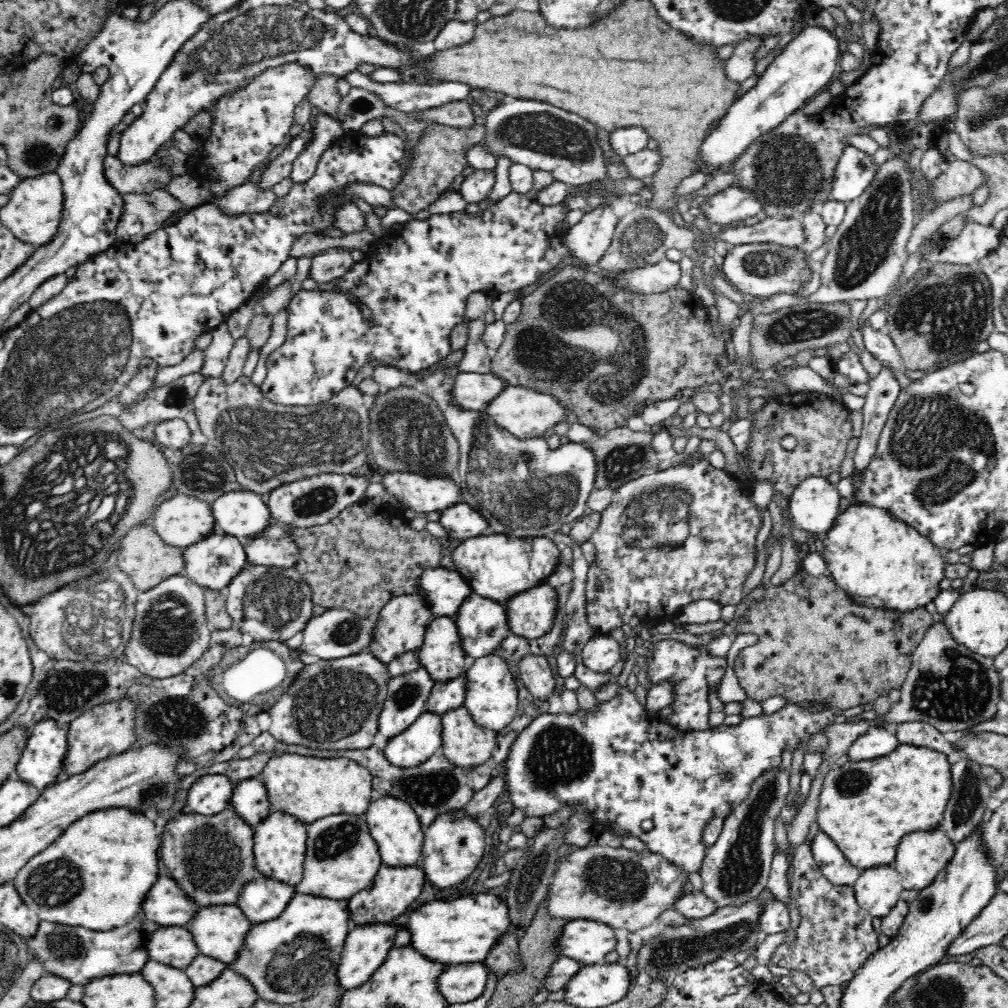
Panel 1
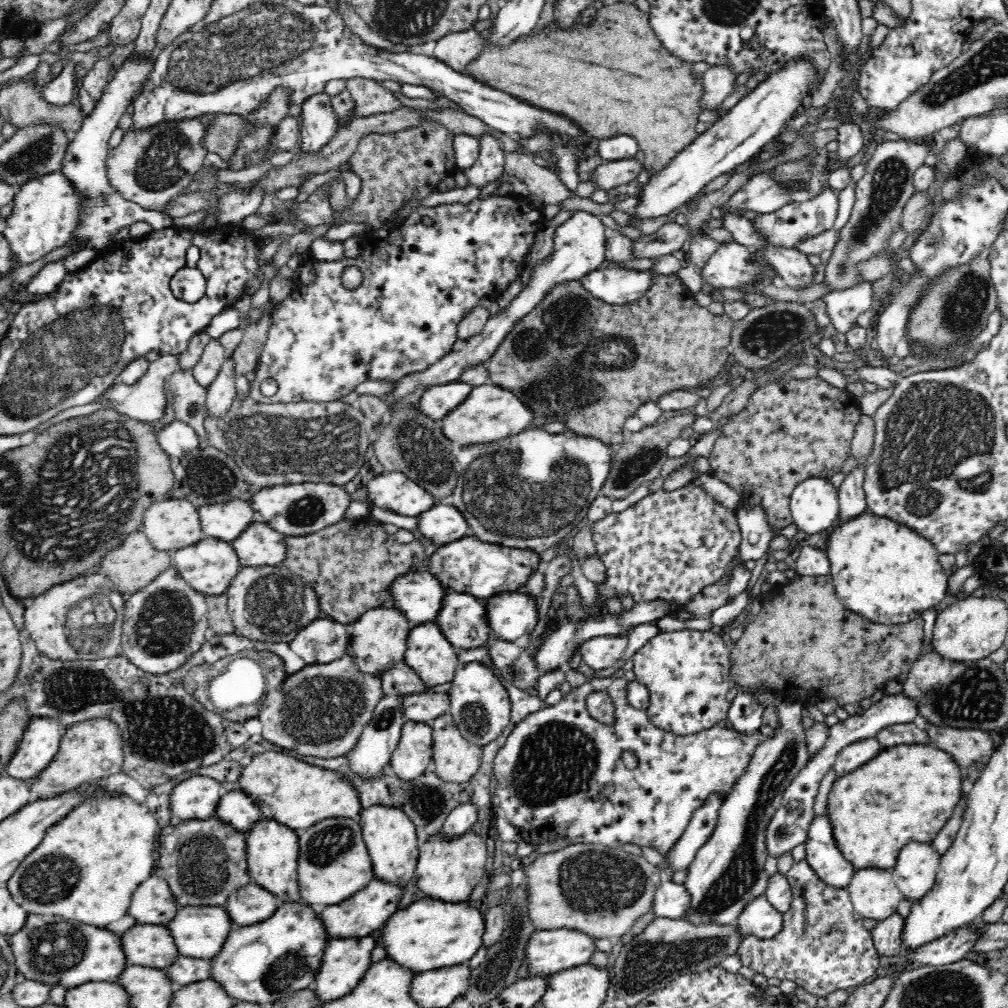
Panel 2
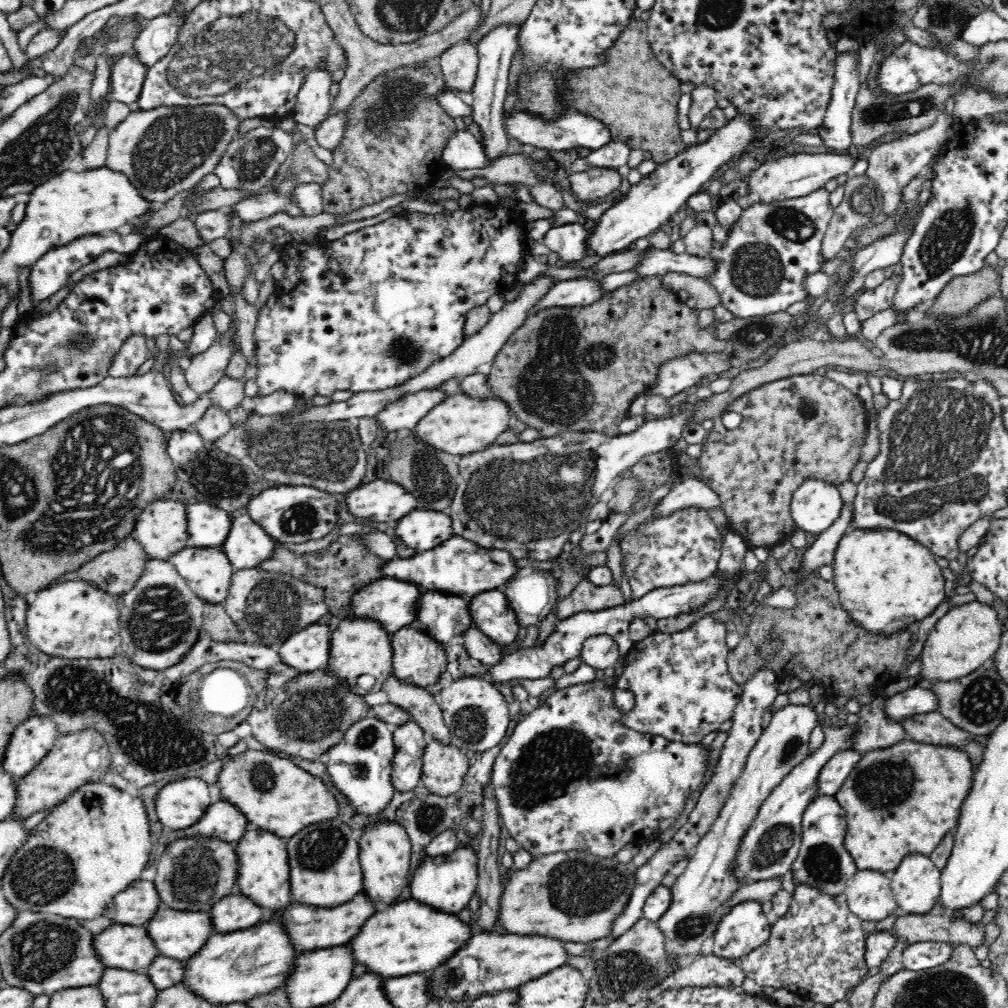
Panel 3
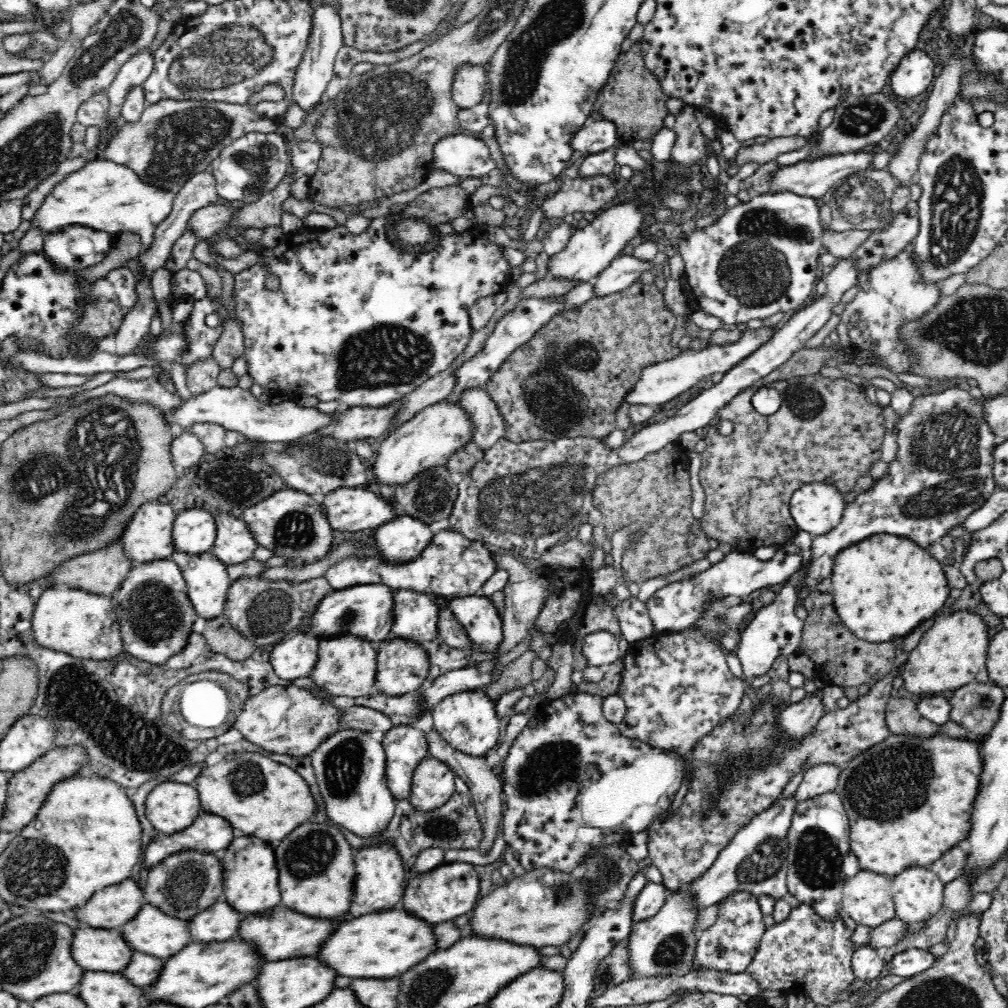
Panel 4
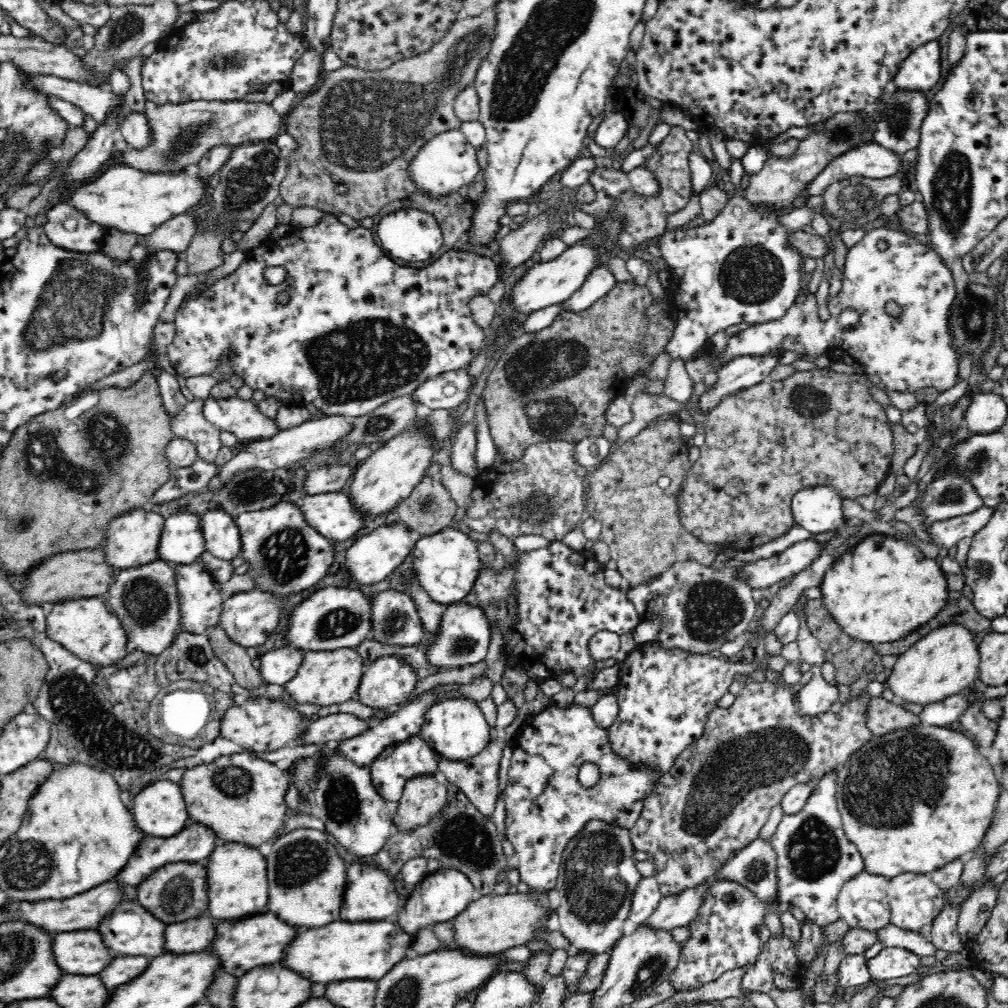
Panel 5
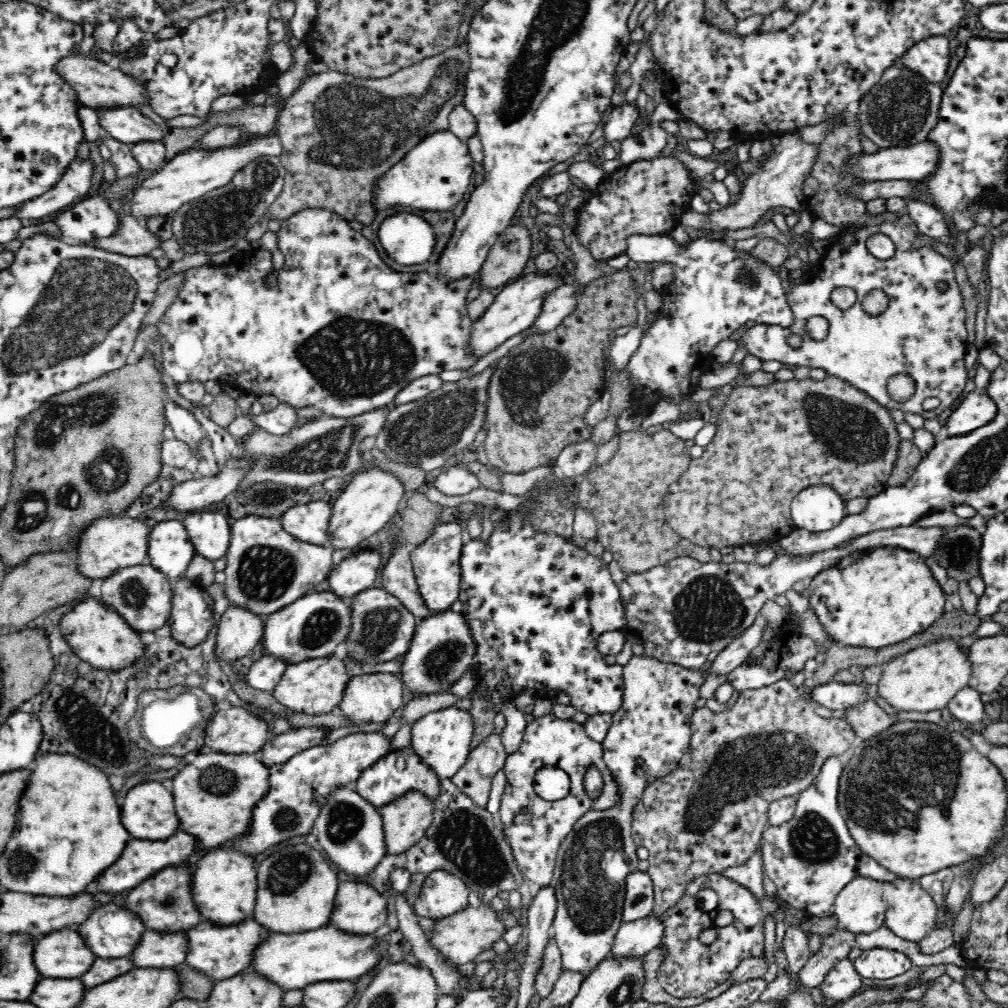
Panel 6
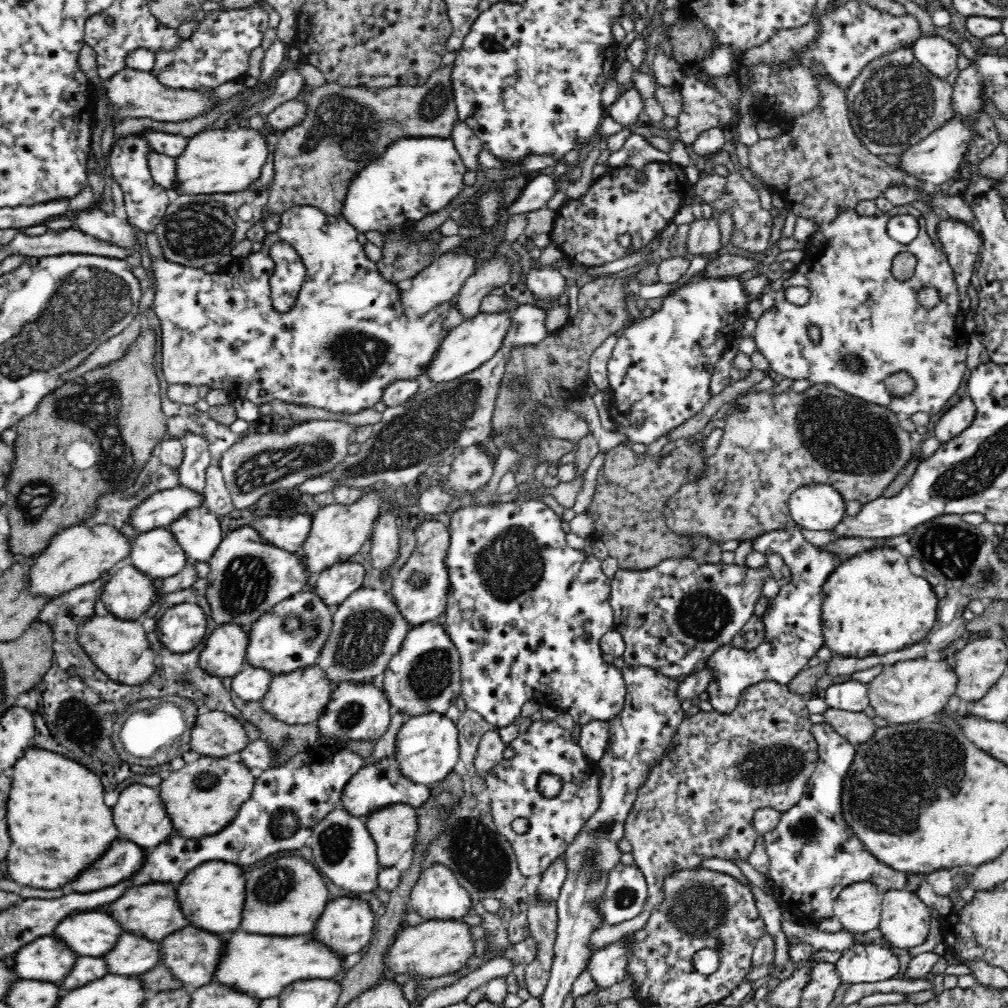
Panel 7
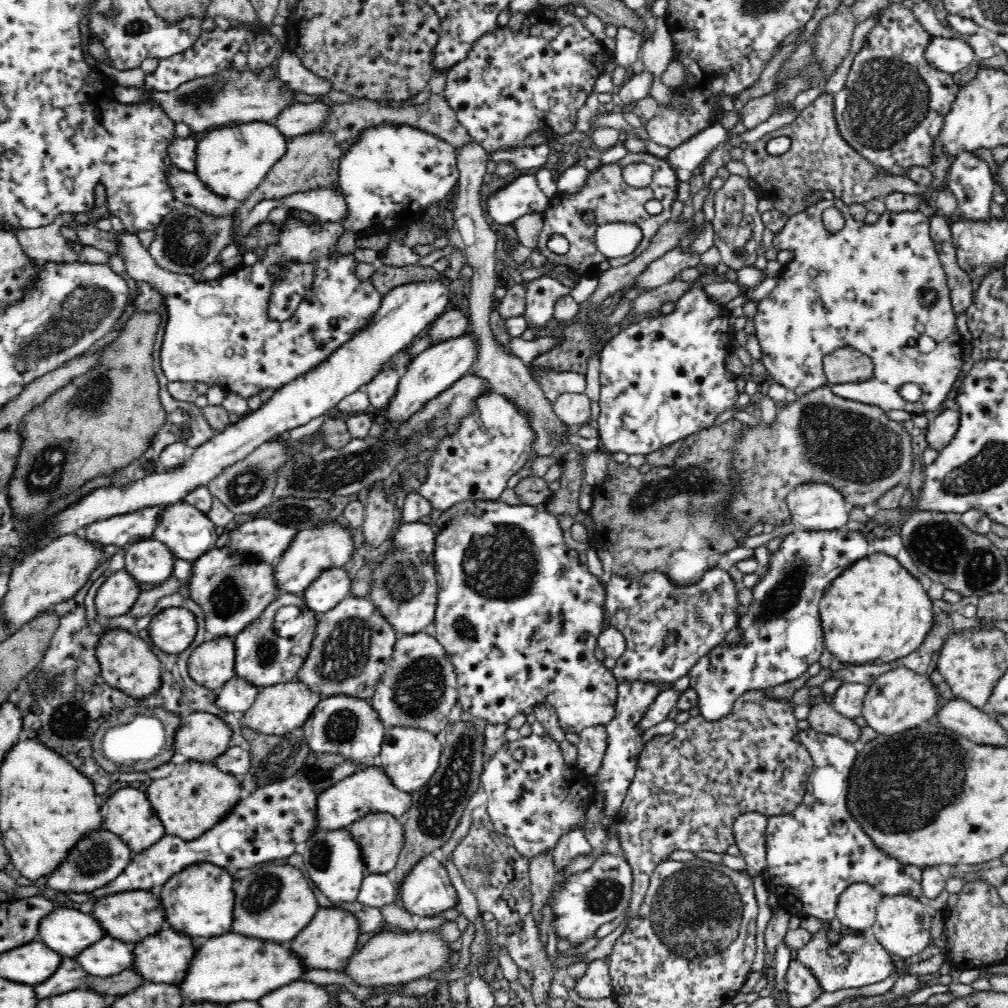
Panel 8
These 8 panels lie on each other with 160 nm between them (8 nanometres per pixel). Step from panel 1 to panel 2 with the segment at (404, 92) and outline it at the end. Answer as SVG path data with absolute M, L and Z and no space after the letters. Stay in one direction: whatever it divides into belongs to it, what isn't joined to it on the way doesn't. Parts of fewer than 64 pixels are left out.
M354 77L348 79L346 88L352 93L352 99L358 105L358 116L382 114L398 110L404 102L388 88L384 88L382 81L373 78Z

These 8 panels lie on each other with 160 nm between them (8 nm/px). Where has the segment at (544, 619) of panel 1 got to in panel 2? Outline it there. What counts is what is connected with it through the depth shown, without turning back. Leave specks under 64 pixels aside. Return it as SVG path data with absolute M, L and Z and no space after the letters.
M520 591L501 593L494 598L486 600L488 619L495 638L514 642L520 636L528 636L534 632L540 620L540 601L532 593Z

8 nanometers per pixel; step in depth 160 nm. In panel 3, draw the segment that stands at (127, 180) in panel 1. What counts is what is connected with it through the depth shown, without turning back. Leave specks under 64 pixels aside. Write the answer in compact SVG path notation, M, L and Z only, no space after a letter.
M219 104L186 108L164 106L146 112L131 110L118 126L109 131L105 167L124 175L146 203L155 208L161 207L181 191L193 189L200 180L215 170L221 154L233 140L239 120L228 107Z

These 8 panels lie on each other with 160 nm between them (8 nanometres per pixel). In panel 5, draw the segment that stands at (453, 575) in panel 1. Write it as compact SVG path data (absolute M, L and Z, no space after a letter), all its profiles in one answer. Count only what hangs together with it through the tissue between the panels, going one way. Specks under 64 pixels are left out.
M328 586L311 593L294 610L292 626L286 632L287 644L298 645L304 652L356 647L368 640L368 636L372 634L372 626L372 598L355 587Z

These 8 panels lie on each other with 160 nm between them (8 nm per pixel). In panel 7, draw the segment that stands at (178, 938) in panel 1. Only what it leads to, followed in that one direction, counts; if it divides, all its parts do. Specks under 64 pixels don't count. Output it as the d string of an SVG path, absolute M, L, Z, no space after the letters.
M52 936L36 938L11 957L21 979L59 983L74 970L78 954Z

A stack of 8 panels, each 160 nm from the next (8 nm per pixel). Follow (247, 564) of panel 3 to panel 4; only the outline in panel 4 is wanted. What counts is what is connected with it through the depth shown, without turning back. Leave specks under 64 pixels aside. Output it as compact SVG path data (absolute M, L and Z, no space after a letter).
M232 514L215 516L218 534L211 552L227 565L238 565L254 558L258 541L244 519Z

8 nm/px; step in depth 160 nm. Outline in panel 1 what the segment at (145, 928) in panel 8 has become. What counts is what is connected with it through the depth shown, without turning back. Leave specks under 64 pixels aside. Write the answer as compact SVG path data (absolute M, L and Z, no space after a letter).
M232 808L215 815L181 813L166 824L162 860L168 866L170 876L180 880L184 891L200 906L236 904L246 883L258 876L254 836L255 827Z

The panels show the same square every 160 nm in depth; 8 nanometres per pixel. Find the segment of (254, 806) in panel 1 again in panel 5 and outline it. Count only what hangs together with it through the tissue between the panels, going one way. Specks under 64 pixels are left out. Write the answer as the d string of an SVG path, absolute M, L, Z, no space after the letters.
M204 824L187 826L178 834L170 836L170 838L154 838L154 836L146 834L140 842L140 852L136 852L136 856L132 856L132 860L128 862L128 868L124 868L124 872L120 872L120 880L126 882L126 884L140 884L157 868L172 861L199 861L205 863L214 852L214 848L222 843L220 837L216 835L216 831L210 826L204 826Z

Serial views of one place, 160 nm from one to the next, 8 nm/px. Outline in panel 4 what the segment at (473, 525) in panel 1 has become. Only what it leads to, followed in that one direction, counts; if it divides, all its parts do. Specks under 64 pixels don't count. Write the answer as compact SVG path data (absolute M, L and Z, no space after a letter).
M414 515L397 516L375 529L374 552L377 550L378 554L376 555L384 557L390 562L409 561L432 544L435 534L436 532L432 530L432 523L418 520Z

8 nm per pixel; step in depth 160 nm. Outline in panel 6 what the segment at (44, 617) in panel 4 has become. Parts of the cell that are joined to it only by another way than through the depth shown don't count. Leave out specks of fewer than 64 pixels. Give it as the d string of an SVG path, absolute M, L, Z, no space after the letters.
M85 597L60 617L60 632L74 655L87 662L90 667L106 670L120 670L134 664L145 649L140 635L116 611L110 609L96 597Z

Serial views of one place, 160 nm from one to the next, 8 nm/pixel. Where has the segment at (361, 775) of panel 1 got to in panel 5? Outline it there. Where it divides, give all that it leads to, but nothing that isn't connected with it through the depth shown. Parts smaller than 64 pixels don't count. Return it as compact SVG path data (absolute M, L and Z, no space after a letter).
M251 752L221 755L210 763L196 766L184 774L182 790L188 802L188 814L202 824L210 824L222 842L242 841L253 847L270 843L282 835L282 826L289 814L286 794L290 788L290 775L280 764L268 762L261 755Z

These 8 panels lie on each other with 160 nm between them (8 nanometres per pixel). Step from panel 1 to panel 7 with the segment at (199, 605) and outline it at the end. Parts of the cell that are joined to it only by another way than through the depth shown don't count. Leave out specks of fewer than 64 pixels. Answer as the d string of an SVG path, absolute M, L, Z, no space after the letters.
M136 565L122 566L108 578L100 595L106 610L124 620L142 620L163 596L154 579Z

